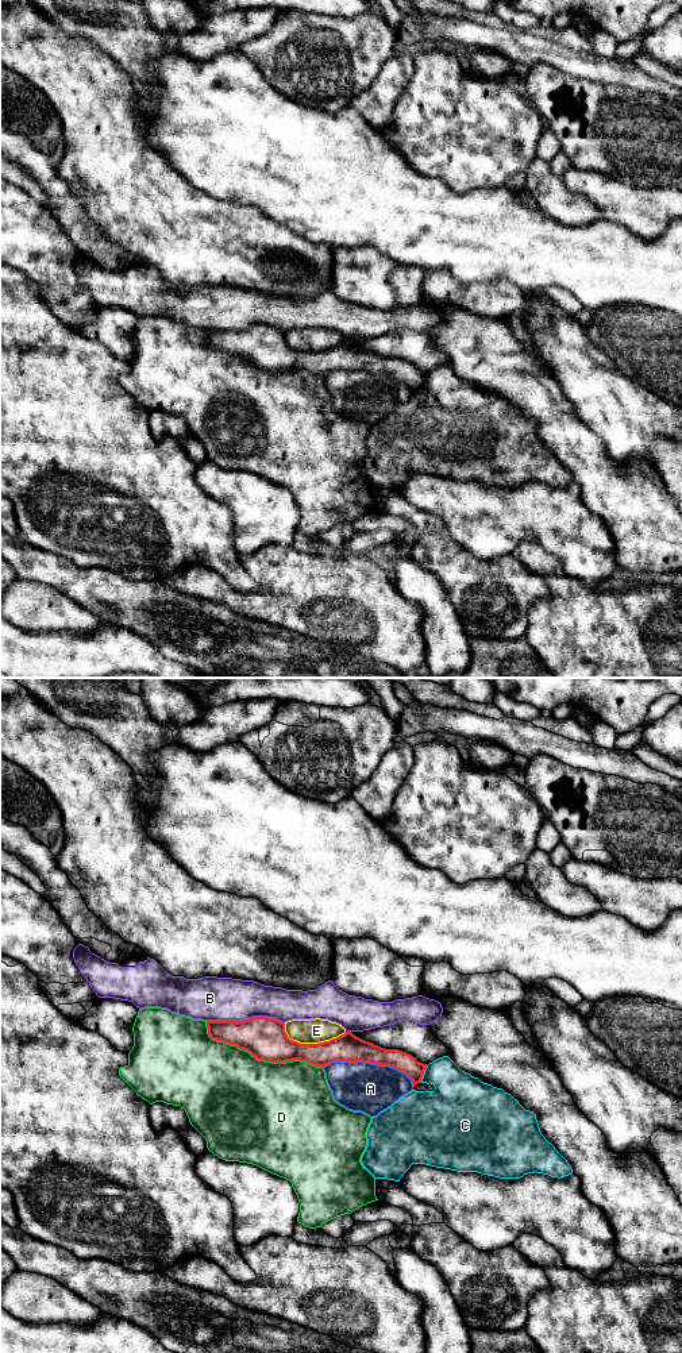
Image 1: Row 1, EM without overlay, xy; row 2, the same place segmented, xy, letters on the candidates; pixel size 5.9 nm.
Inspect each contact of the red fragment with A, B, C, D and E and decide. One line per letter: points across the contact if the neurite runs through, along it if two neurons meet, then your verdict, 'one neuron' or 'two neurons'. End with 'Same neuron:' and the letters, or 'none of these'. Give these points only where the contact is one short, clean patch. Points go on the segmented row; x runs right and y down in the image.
A: along xy (323, 1067), (332, 1062), (388, 1064), (400, 1070), (413, 1086) | two neurons
B: two neurons
C: two neurons
D: two neurons
E: two neurons
Same neuron: none of these

